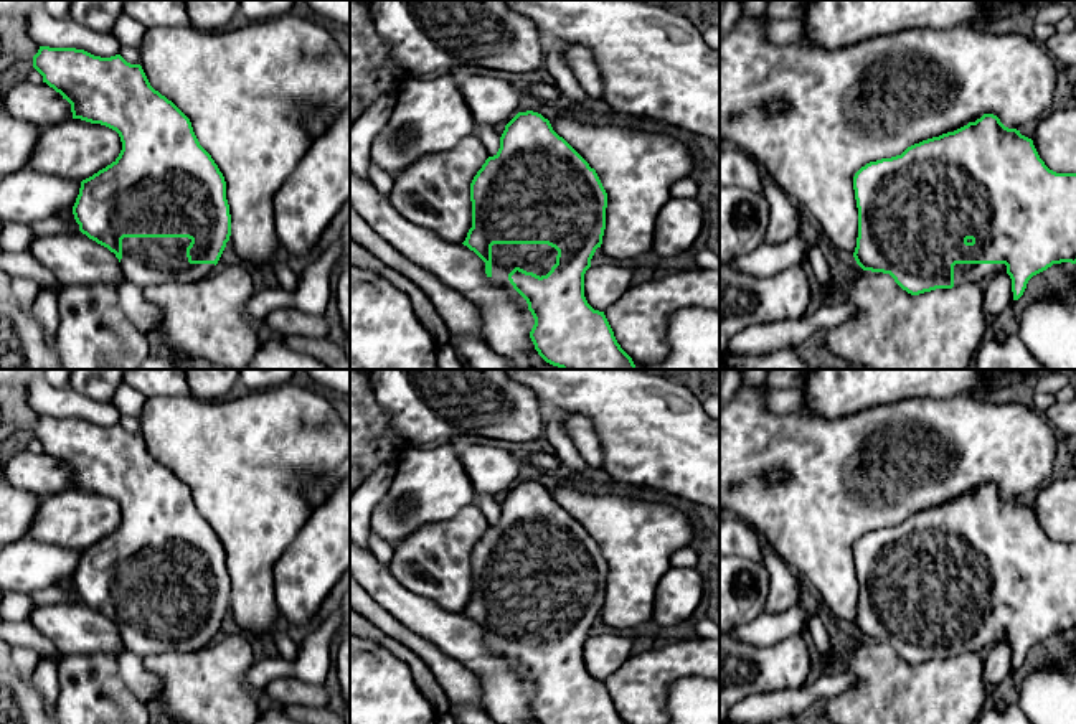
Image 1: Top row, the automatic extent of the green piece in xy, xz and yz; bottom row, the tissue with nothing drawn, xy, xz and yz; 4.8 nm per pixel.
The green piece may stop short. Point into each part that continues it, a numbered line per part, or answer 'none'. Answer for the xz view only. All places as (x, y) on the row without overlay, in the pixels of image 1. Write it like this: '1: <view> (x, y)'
1: xz (533, 627)

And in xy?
1: xy (146, 630)

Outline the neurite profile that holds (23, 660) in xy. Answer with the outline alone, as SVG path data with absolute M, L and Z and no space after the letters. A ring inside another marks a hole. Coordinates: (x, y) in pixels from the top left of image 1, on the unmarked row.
M12 646L10 666L26 681L33 683L33 671L40 661L40 655L26 646Z

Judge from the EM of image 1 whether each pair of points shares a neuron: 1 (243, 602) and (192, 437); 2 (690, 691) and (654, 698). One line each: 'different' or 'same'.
1: same
2: different

